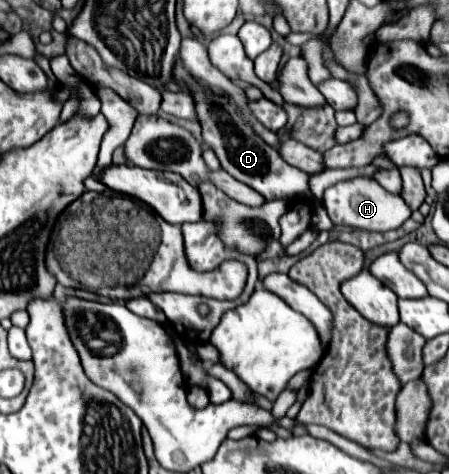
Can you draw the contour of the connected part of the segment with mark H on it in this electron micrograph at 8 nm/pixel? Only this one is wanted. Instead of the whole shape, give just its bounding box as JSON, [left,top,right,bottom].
[324,178,412,232]

